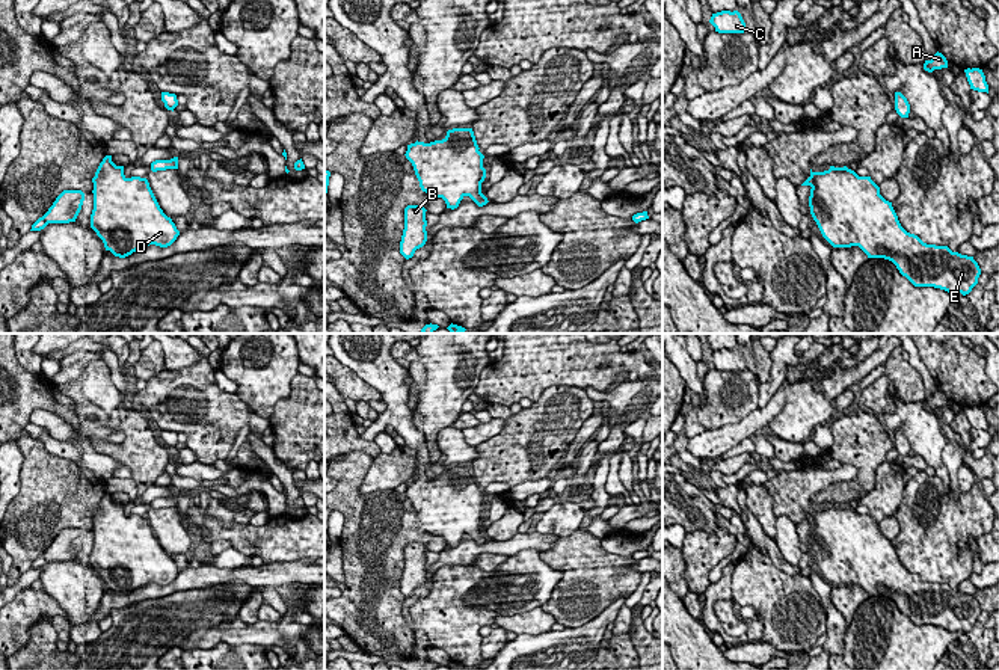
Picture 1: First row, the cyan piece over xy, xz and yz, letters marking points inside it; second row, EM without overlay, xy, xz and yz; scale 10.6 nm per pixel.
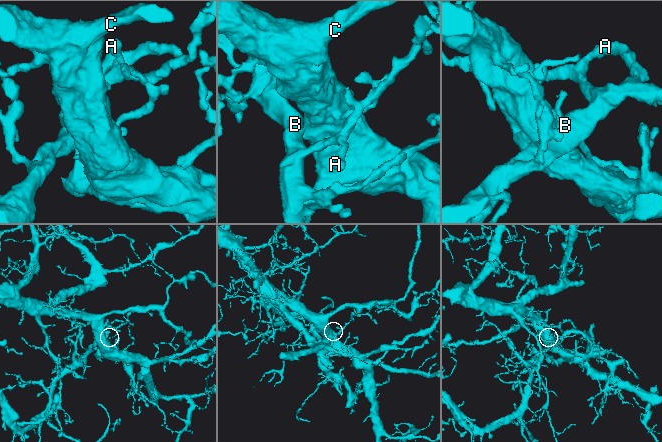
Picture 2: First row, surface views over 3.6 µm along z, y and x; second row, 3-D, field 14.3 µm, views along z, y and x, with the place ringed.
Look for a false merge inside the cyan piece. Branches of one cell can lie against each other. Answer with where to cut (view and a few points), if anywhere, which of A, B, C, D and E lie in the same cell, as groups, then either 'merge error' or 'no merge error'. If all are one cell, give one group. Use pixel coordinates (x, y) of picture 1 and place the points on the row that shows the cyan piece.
cut in yz along (859, 177), (868, 181), (869, 189), (876, 189); A B / C D E; merge error

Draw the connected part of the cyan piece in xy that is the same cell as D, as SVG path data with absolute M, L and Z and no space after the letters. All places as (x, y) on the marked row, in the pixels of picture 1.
M112 155L103 158L92 183L91 228L115 257L125 258L149 244L168 247L180 235L145 180L127 178Z

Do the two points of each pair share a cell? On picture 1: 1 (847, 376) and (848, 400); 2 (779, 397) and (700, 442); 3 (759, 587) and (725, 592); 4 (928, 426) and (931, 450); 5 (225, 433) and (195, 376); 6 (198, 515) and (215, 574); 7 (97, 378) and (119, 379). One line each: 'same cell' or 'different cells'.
1: different cells
2: same cell
3: different cells
4: same cell
5: same cell
6: different cells
7: different cells

